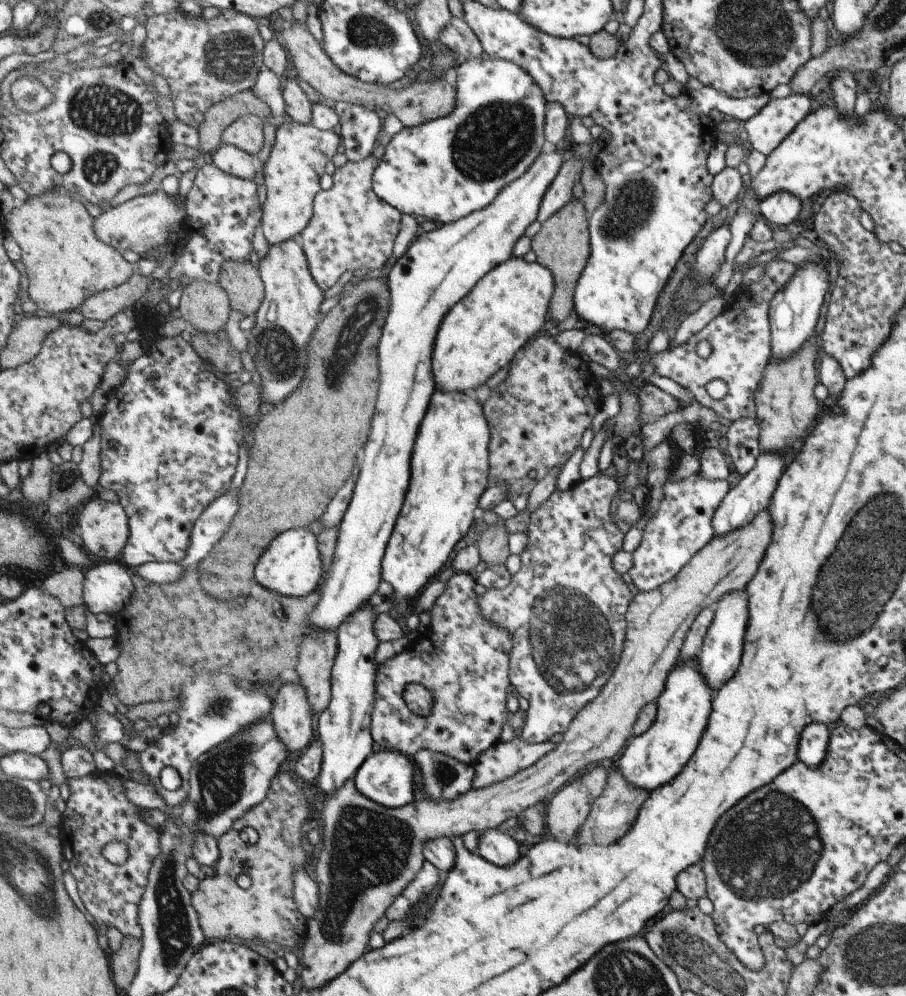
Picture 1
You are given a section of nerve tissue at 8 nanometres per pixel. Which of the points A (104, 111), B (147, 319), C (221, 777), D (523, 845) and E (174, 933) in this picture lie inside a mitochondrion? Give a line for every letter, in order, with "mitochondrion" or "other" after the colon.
A: mitochondrion
B: other
C: mitochondrion
D: other
E: mitochondrion

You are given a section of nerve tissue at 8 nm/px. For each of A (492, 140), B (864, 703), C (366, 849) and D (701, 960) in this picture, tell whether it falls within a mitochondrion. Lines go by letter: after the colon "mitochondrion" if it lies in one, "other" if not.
A: mitochondrion
B: other
C: mitochondrion
D: mitochondrion

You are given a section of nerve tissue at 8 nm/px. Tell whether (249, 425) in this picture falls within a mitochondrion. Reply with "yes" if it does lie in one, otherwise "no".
no

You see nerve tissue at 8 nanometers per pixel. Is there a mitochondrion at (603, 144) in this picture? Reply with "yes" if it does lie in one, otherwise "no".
no

